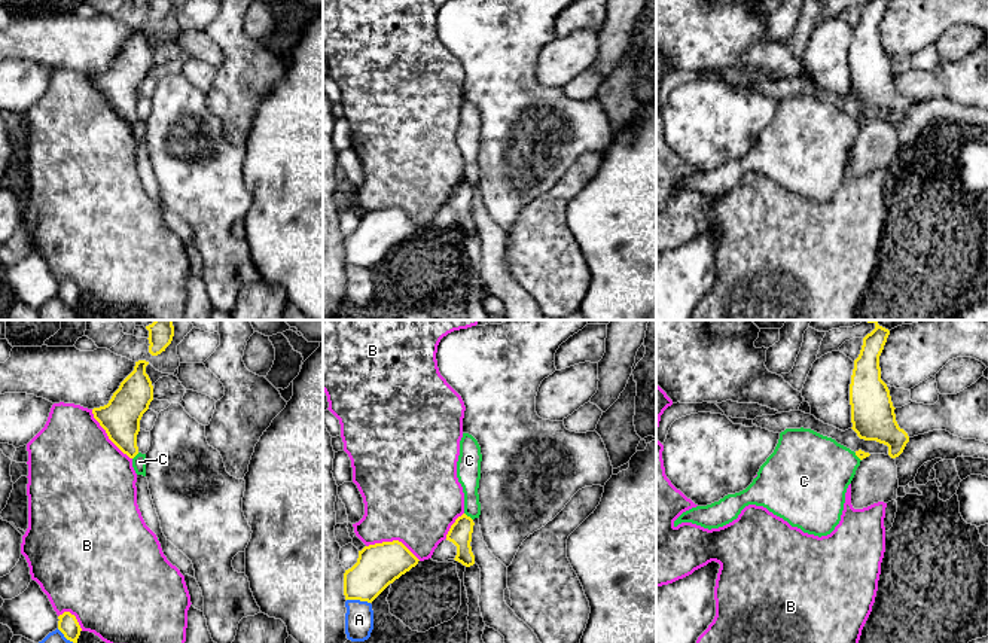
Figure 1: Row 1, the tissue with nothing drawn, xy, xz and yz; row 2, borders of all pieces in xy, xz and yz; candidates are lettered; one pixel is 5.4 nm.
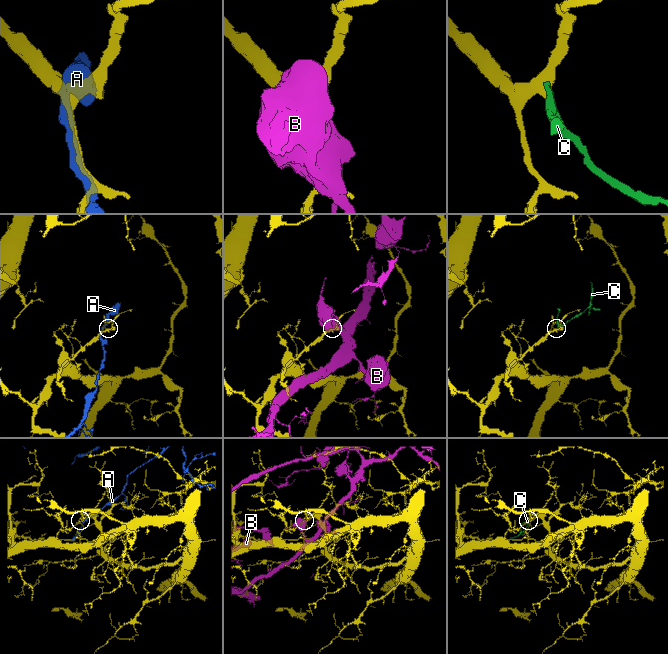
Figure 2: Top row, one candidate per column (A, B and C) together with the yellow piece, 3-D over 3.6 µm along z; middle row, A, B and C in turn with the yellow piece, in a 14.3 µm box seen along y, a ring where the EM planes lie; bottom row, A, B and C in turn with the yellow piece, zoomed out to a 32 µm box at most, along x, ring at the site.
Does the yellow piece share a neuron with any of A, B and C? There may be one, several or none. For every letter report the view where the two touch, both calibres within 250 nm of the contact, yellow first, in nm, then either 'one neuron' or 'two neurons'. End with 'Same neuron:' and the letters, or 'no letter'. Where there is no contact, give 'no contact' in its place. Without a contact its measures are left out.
A: xz | 240/160 nm | two neurons
B: xz | 240/480 nm | two neurons
C: xz | 130/130 nm | two neurons
Same neuron: no letter

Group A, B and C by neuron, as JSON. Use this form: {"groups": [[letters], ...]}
{"groups": [["A"], ["B"], ["C"]]}

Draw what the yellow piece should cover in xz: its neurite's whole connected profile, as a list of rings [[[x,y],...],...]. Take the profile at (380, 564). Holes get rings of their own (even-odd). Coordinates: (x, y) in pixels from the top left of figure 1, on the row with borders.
[[[399,540],[365,546],[357,563],[344,573],[345,600],[372,603],[390,583],[418,564]]]

